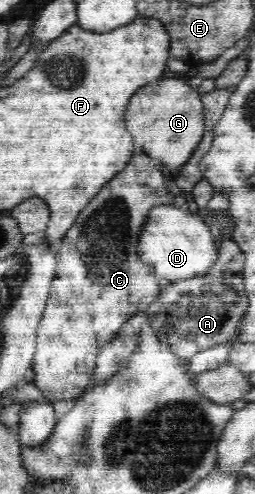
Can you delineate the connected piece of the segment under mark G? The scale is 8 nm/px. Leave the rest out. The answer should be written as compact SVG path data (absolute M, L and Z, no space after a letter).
M179 76L158 81L158 85L146 85L140 89L126 109L126 125L134 139L136 153L144 152L171 170L189 162L196 147L202 141L205 130L203 103L195 84L184 82Z

